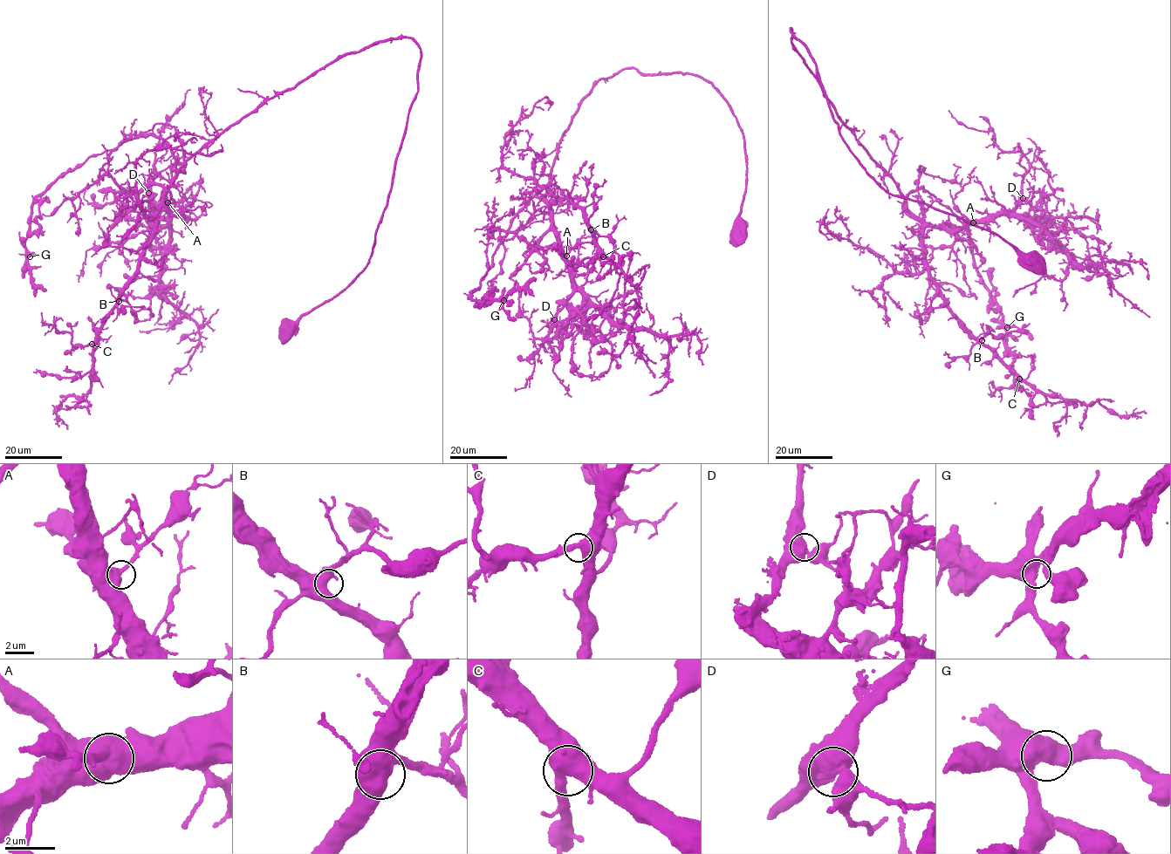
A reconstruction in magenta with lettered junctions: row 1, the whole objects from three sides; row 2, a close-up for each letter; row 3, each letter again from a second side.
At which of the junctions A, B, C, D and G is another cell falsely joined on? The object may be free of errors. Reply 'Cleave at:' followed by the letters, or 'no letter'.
Cleave at: D

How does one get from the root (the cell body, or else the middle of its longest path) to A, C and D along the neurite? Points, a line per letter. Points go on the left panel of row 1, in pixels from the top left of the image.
A: (291, 329), (369, 263), (417, 92), (416, 42), (391, 37), (344, 55), (270, 99), (183, 163), (167, 202)
C: (291, 329), (369, 263), (417, 92), (420, 48), (409, 37), (344, 55), (183, 163), (133, 277), (92, 344)
D: (291, 329), (369, 263), (417, 92), (416, 42), (391, 37), (344, 55), (183, 163), (164, 208), (148, 193)

